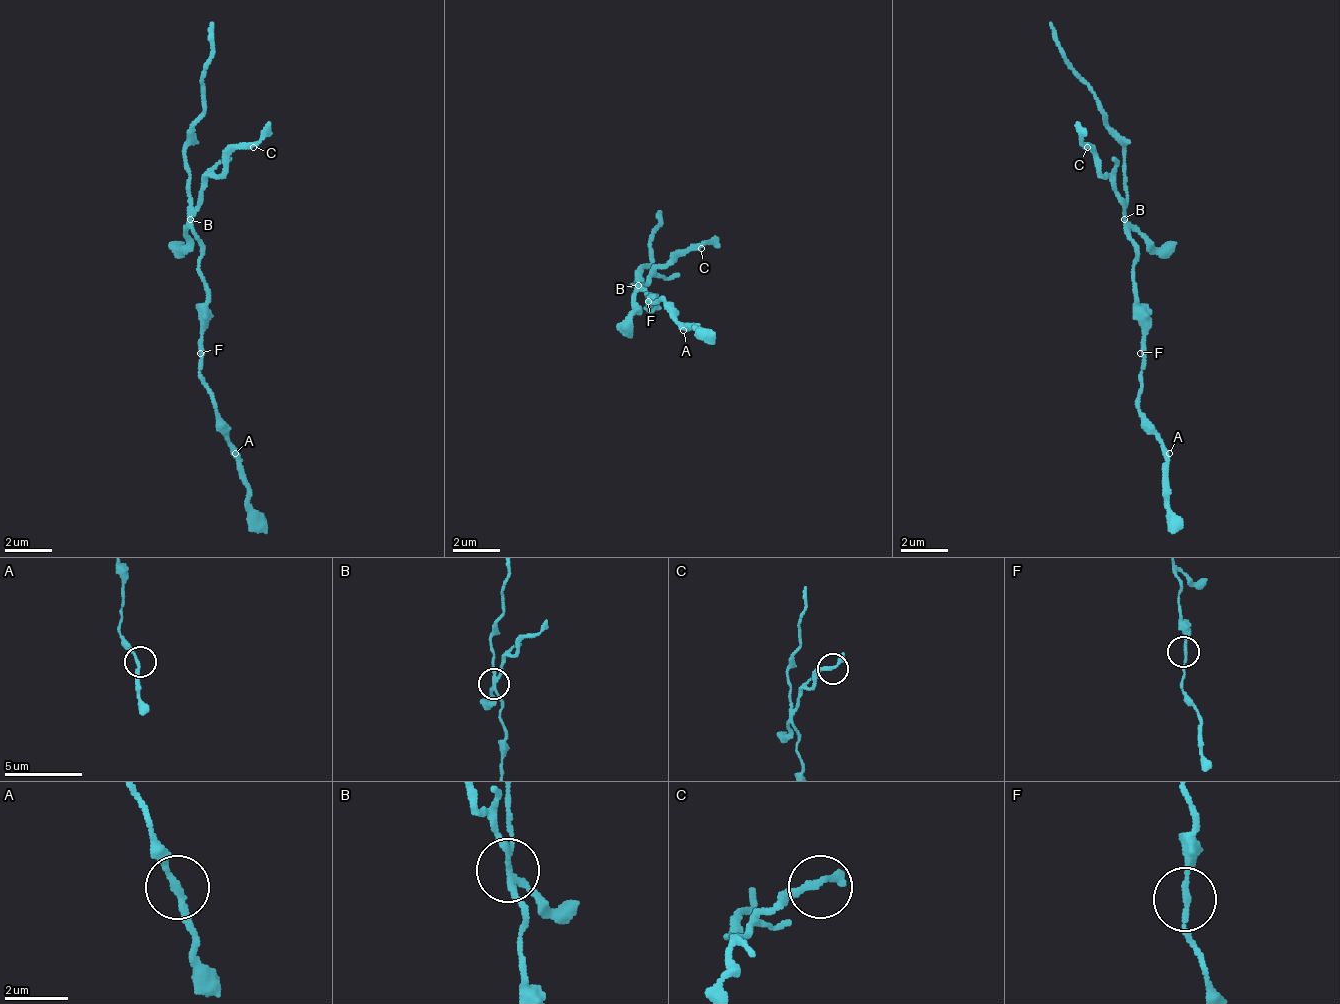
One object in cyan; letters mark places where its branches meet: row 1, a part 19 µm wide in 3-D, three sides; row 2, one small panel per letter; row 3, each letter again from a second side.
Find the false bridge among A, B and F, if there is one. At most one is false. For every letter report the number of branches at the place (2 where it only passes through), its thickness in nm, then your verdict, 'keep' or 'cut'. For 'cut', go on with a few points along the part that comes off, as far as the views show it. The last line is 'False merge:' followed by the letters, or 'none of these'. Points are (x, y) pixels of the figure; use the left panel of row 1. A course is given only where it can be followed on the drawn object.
A: 2 branches meet; 200 nm thick; keep
B: 4 branches meet; 170 nm thick; cut; foreign part runs (188, 217), (200, 188), (271, 123)
F: 2 branches meet; 170 nm thick; keep
False merge: B

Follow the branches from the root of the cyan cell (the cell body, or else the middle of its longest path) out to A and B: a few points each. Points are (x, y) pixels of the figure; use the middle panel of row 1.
A: (648, 295), (654, 295), (648, 301), (660, 301), (683, 330)
B: (648, 295), (636, 283)

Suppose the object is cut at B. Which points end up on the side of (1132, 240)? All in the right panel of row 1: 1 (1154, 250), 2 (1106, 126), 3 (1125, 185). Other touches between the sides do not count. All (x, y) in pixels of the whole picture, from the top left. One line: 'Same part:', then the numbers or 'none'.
Same part: 2, 3

